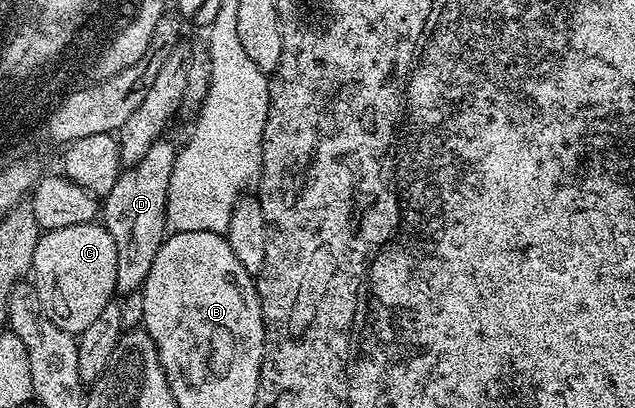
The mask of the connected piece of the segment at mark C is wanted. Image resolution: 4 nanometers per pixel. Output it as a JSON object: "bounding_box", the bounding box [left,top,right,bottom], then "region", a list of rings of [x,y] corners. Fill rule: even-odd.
{"bounding_box":[32,221,117,336],"region":[[[90,221],[72,224],[71,227],[47,230],[41,235],[39,242],[33,243],[34,261],[32,263],[32,285],[40,296],[40,304],[44,312],[64,332],[79,336],[90,324],[95,323],[105,306],[116,294],[117,250],[112,236],[102,224]]]}

